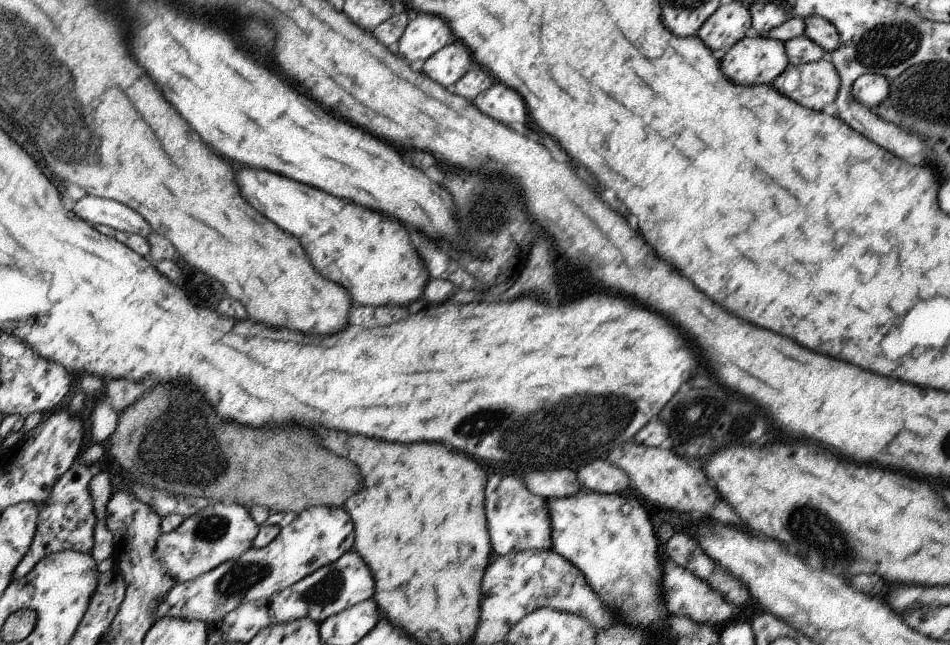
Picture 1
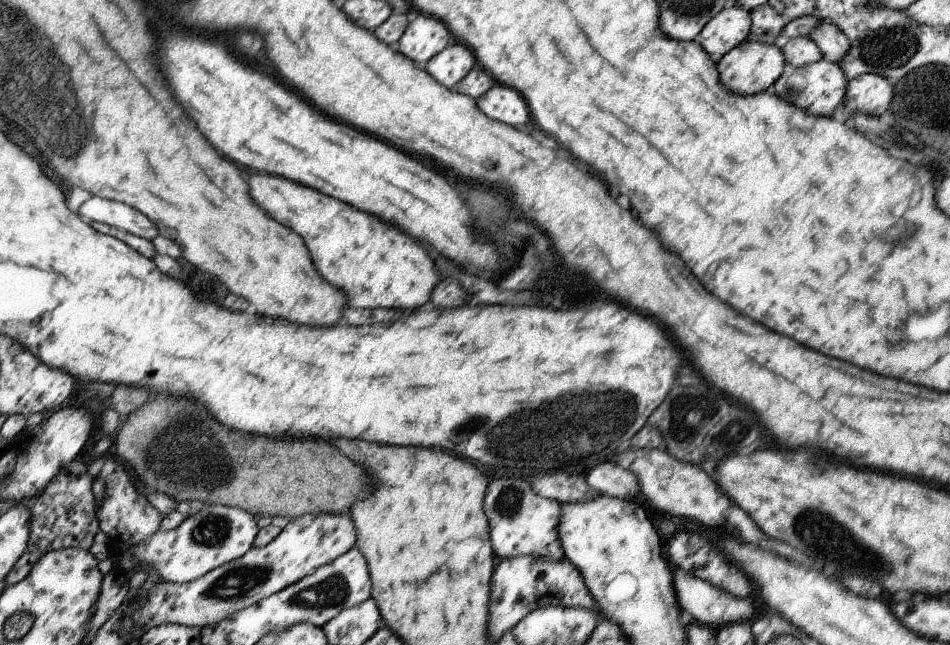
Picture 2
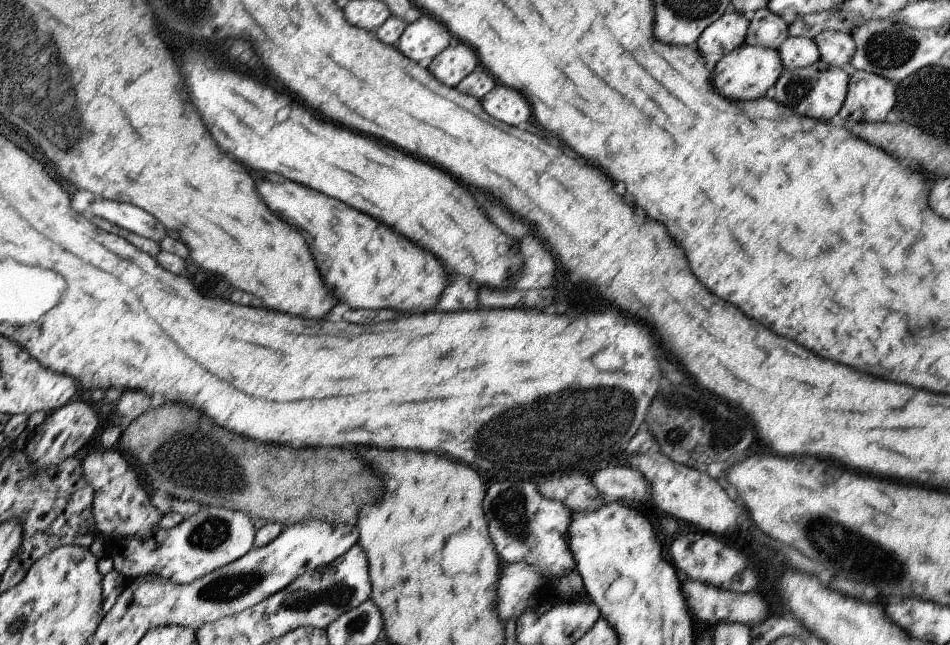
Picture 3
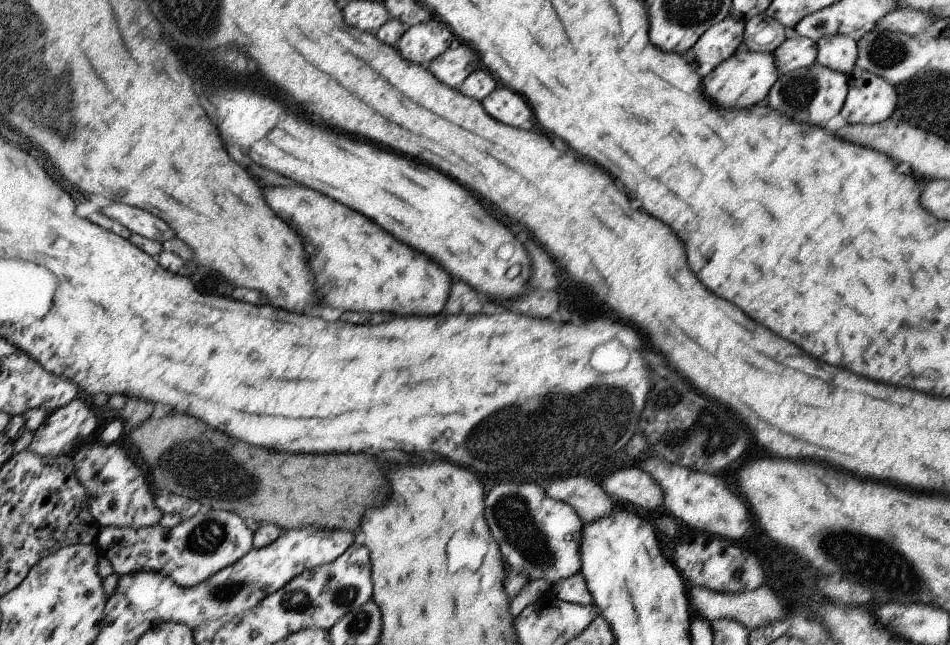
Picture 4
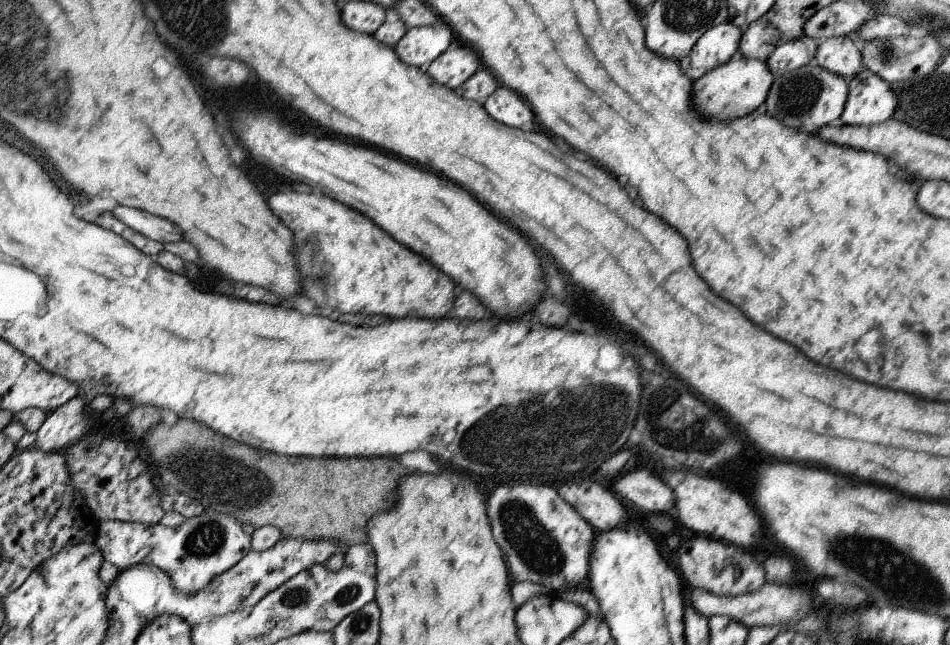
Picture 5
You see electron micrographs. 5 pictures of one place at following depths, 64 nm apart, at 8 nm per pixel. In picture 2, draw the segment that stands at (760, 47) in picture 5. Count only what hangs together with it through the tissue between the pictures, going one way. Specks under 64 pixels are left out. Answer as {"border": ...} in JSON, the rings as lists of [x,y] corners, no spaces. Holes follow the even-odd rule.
{"border":[[[766,3],[750,10],[751,27],[747,40],[750,42],[763,42],[768,44],[780,44],[782,30],[786,26],[783,16],[780,16],[772,6]]]}

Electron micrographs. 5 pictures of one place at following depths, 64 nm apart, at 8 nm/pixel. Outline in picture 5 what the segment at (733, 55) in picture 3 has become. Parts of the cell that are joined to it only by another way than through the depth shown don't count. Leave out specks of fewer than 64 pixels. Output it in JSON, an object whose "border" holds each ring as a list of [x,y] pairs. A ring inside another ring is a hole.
{"border":[[[740,52],[732,56],[725,64],[708,71],[694,84],[694,104],[702,116],[712,116],[718,120],[730,120],[744,114],[750,114],[768,97],[776,76],[769,70],[766,60],[746,59]]]}

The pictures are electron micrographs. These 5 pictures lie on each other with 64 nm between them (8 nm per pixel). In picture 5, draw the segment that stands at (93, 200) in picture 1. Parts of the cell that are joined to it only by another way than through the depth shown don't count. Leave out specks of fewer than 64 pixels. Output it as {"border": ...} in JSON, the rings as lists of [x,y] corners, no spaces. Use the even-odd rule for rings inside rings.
{"border":[[[116,206],[112,210],[112,214],[114,214],[114,218],[124,222],[134,232],[140,232],[142,236],[150,236],[150,240],[158,240],[164,244],[182,240],[180,230],[160,216],[152,216],[148,212],[142,212],[136,208],[126,208],[126,206]]]}

